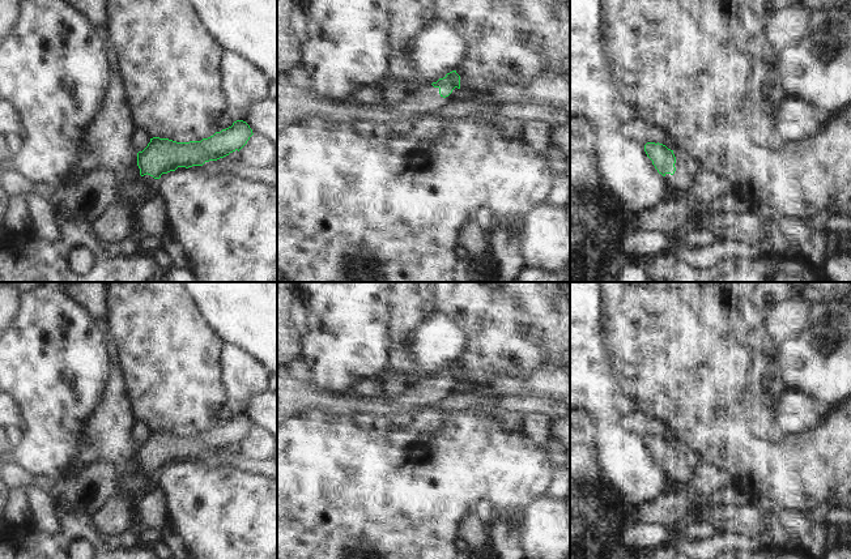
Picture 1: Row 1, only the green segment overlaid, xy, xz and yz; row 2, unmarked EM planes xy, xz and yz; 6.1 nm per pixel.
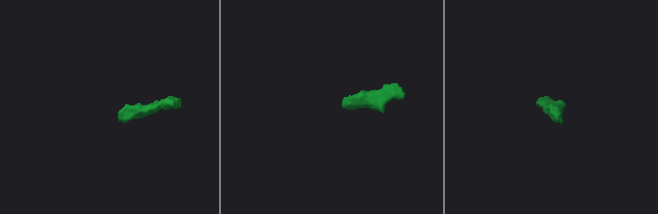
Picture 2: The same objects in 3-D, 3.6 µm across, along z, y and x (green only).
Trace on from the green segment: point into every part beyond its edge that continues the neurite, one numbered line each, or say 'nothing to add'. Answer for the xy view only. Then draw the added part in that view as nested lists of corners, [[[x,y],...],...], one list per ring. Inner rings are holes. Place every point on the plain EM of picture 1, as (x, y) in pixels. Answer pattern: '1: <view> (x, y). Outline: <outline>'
1: xy (133, 464). Outline: [[[136,455],[136,456],[133,456],[128,462],[125,462],[125,465],[124,465],[122,473],[124,473],[124,474],[128,474],[128,473],[141,473],[141,474],[144,474],[145,477],[152,477],[152,475],[154,475],[157,471],[154,471],[153,469],[150,469],[150,468],[148,468],[148,466],[144,468],[144,469],[141,469],[141,468],[140,468],[140,461],[139,461],[137,455]]]

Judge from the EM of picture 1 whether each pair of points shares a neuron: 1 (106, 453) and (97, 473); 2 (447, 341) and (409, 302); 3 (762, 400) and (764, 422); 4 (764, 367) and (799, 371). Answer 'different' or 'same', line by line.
1: different
2: different
3: same
4: different

